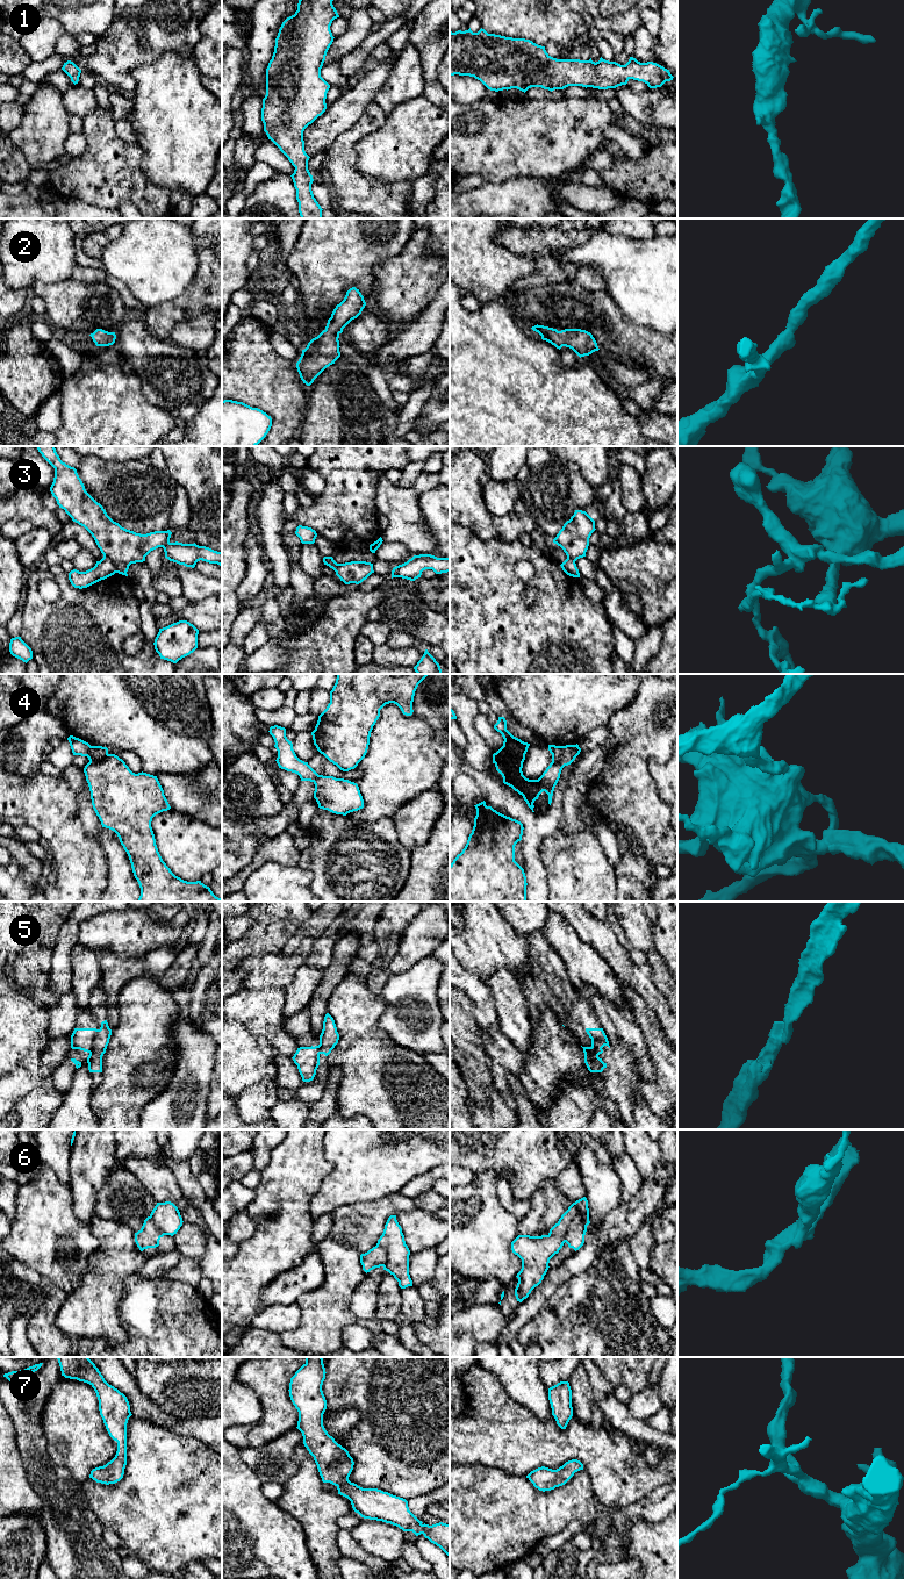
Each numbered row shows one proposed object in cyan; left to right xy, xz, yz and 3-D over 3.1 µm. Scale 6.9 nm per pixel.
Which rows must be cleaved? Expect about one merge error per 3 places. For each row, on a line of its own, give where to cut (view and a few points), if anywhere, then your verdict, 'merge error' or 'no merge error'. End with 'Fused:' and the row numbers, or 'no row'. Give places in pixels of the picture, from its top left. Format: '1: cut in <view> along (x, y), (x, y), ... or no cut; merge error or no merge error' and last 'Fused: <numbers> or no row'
1: no cut; no merge error
2: no cut; no merge error
3: cut in xy along (103, 555), (114, 564), (117, 572); merge error
4: cut in xy along (92, 746), (87, 756); merge error
5: cut in xy along (98, 1030), (93, 1039), (93, 1046), (88, 1052); merge error
6: cut in yz along (575, 1203), (579, 1215), (568, 1227), (565, 1241); merge error
7: no cut; no merge error
Fused: 3, 4, 5, 6

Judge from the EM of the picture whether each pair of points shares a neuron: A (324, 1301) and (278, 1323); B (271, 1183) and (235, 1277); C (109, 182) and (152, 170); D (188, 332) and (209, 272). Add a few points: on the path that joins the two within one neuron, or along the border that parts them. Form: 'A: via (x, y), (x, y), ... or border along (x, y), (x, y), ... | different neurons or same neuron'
A: border along (295, 1303), (301, 1321), (281, 1333) | different neurons
B: via (282, 1206), (282, 1229), (258, 1254) | same neuron
C: border along (138, 145), (143, 174), (153, 187), (166, 187) | different neurons
D: border along (209, 311), (180, 321), (171, 332) | different neurons

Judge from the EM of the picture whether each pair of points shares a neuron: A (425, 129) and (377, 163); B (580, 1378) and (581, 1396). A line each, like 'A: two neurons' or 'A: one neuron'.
A: one neuron
B: one neuron

